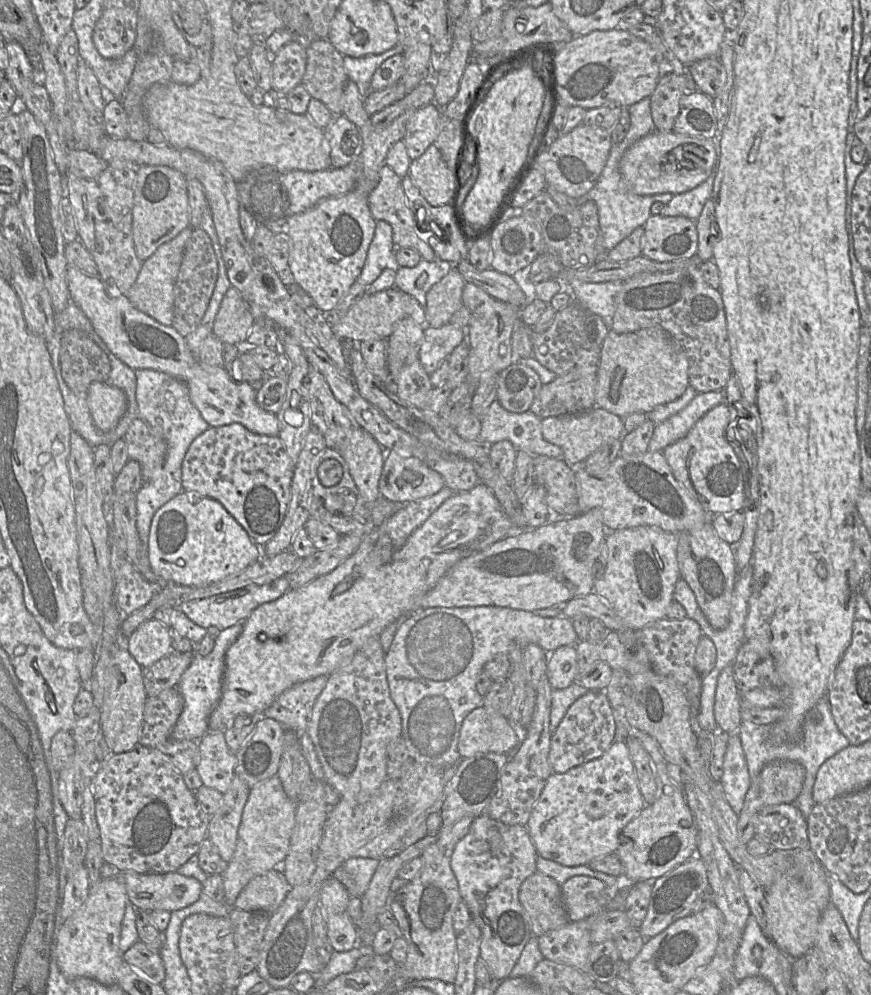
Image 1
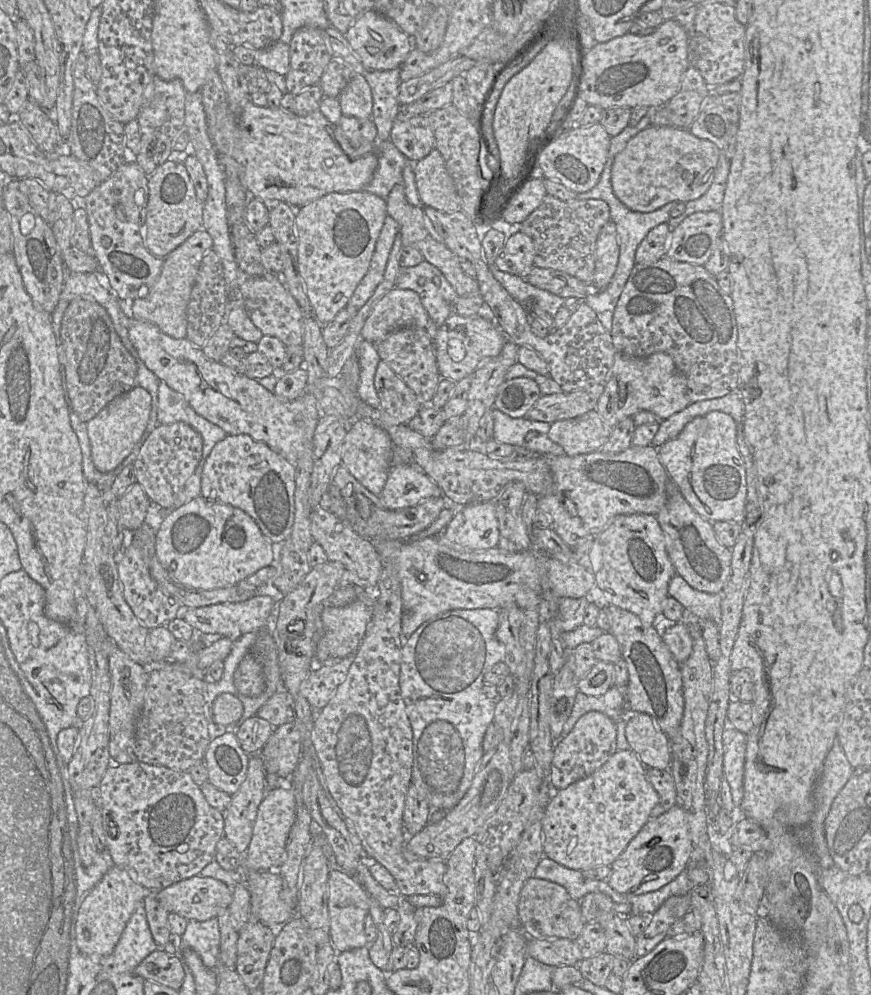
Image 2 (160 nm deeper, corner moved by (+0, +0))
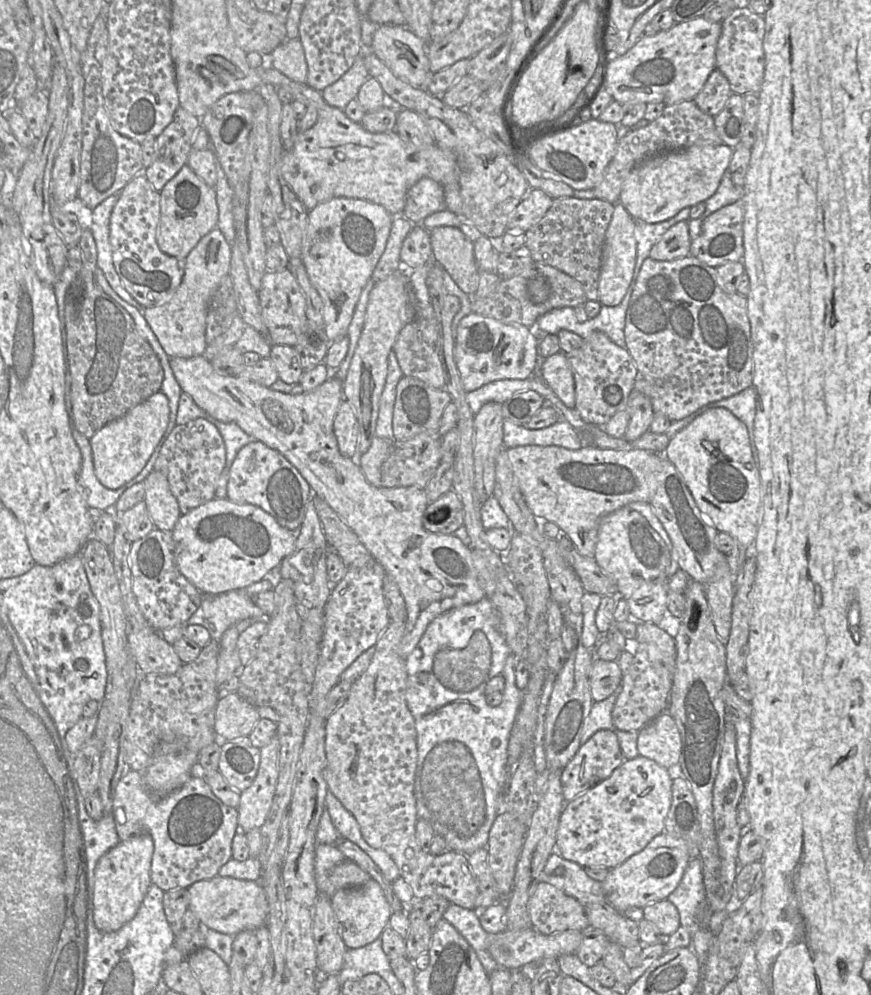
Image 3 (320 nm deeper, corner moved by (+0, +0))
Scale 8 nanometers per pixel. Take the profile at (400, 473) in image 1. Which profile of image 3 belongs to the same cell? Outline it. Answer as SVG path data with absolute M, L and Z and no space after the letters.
M196 356L192 358L170 357L169 364L182 391L188 394L198 407L221 422L237 424L245 433L264 443L269 448L277 450L289 462L291 462L298 469L304 479L309 483L313 491L313 497L318 496L322 498L338 514L338 516L344 521L344 523L358 536L359 540L369 550L369 552L377 560L377 562L382 565L386 574L390 576L396 583L406 605L407 616L405 620L405 631L399 645L399 653L404 659L415 649L426 628L435 618L450 611L453 608L476 603L485 597L485 592L480 584L478 573L474 566L472 554L469 547L465 543L463 543L457 535L434 534L427 531L423 527L422 518L428 505L425 489L416 487L375 487L367 481L363 471L357 463L357 460L344 457L340 453L337 439L334 434L333 424L335 415L343 399L343 382L336 376L333 376L333 372L331 372L329 378L324 383L322 383L314 390L311 390L309 392L301 391L294 394L285 394L262 386L250 380L241 379L236 375L222 375L215 371L211 363L207 361L203 356Z

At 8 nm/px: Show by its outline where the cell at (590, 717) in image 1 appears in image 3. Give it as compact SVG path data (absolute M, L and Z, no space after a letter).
M599 730L585 743L581 744L575 756L561 770L560 779L564 800L570 802L576 797L607 779L626 760L622 754L619 740L611 730Z

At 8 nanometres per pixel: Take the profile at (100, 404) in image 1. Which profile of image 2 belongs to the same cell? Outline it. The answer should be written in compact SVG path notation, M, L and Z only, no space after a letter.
M134 387L113 399L87 423L94 466L102 473L116 469L141 439L151 412L151 394L141 387Z

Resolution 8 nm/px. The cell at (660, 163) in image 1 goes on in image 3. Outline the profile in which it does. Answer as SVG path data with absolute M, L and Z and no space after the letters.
M722 143L694 145L650 157L627 176L619 202L634 219L646 223L668 220L684 208L705 202L715 193L732 154L733 148Z

